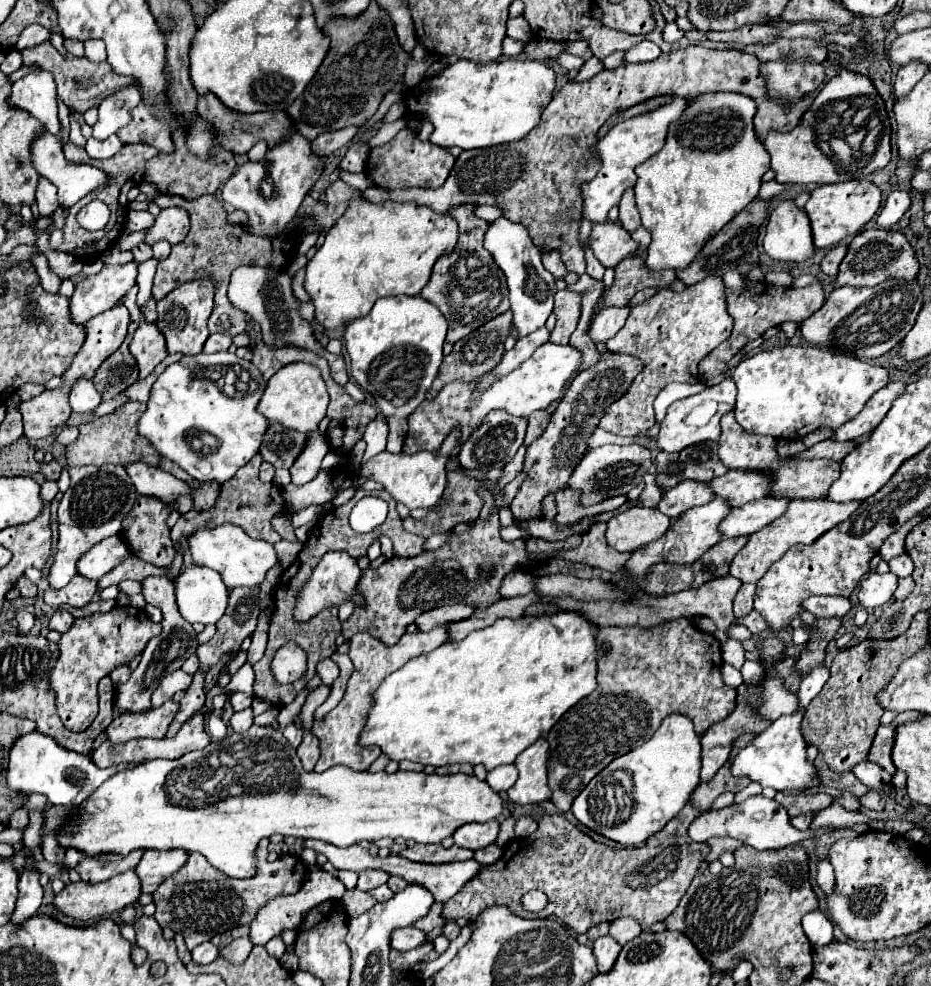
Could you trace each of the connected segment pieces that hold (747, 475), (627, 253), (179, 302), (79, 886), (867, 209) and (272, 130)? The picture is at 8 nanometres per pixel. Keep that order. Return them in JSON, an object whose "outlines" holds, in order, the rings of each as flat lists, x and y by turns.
{"outlines":[[[729,470,727,474,709,482,717,498,729,502,729,508,759,500,769,492,769,474,755,474,755,470]],[[607,222,601,226,593,226,591,250,605,268,615,268,621,260,637,256,639,244,623,226]],[[209,280,187,282,185,286,173,290,165,300,157,302,157,312,159,312,157,326,167,338,167,352,169,354,199,354,209,336,207,318,211,316,211,310,213,310,213,282]],[[133,870,125,872,125,874,117,874,107,882,101,884,87,884,87,882,75,882,75,884,67,884,59,894,55,894,53,906,75,918,75,920,93,920,93,918,103,918,111,912,119,912,125,906,131,906,137,902,137,898,141,896,141,884,137,882,137,876,133,874]],[[851,180,841,184,825,184,811,192,805,212,811,220,815,248,829,248,839,244,845,236,853,236,865,228,865,224,877,214,881,206,881,190,869,180]],[[205,94,199,96,199,106,197,106,201,118,205,118,205,122,209,122,219,140,221,146,233,154,247,154,251,150,253,144,257,144,259,140,267,140,269,146,281,142,285,136,293,134,293,126,289,126,289,118,285,118,285,112,257,112,257,114,237,114,233,110,225,110,225,106,221,106,221,102,217,102,217,98,213,98,213,94]]]}

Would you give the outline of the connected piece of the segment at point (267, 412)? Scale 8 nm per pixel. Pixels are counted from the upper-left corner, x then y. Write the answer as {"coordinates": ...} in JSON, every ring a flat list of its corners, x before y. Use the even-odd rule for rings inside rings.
{"coordinates":[[291,362,269,378,267,390,265,390,257,410,271,422,281,422,283,426,289,426,293,430,319,432,319,422,325,418,327,404,329,404,329,394,325,390,321,372,311,364]]}

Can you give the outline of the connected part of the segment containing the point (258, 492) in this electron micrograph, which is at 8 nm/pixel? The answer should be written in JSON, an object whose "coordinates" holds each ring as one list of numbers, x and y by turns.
{"coordinates":[[257,454,241,470,237,470,237,474,229,482,225,482,225,486,221,486,221,496,219,496,217,504,211,510,205,510,203,514,199,514,193,520,179,518,177,524,171,530,173,542,187,538,189,534,193,534,193,530,199,530,199,528,205,528,205,526,207,528,215,528,219,524,233,522,233,524,241,526,249,536,259,538,259,540,265,540,269,544,277,544,281,540,281,536,271,530,271,518,275,514,279,514,279,512,285,512,285,502,283,502,283,496,281,496,281,488,279,486,259,482,259,466,261,466,261,462,263,462,263,458]]}

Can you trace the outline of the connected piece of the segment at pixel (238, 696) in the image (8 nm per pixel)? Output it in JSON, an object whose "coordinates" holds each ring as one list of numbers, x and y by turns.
{"coordinates":[[233,692,233,694,229,694,229,704,233,706,235,712,249,708,249,706,251,706,251,700,253,700,253,698,247,696,247,694,243,694,243,692]]}

